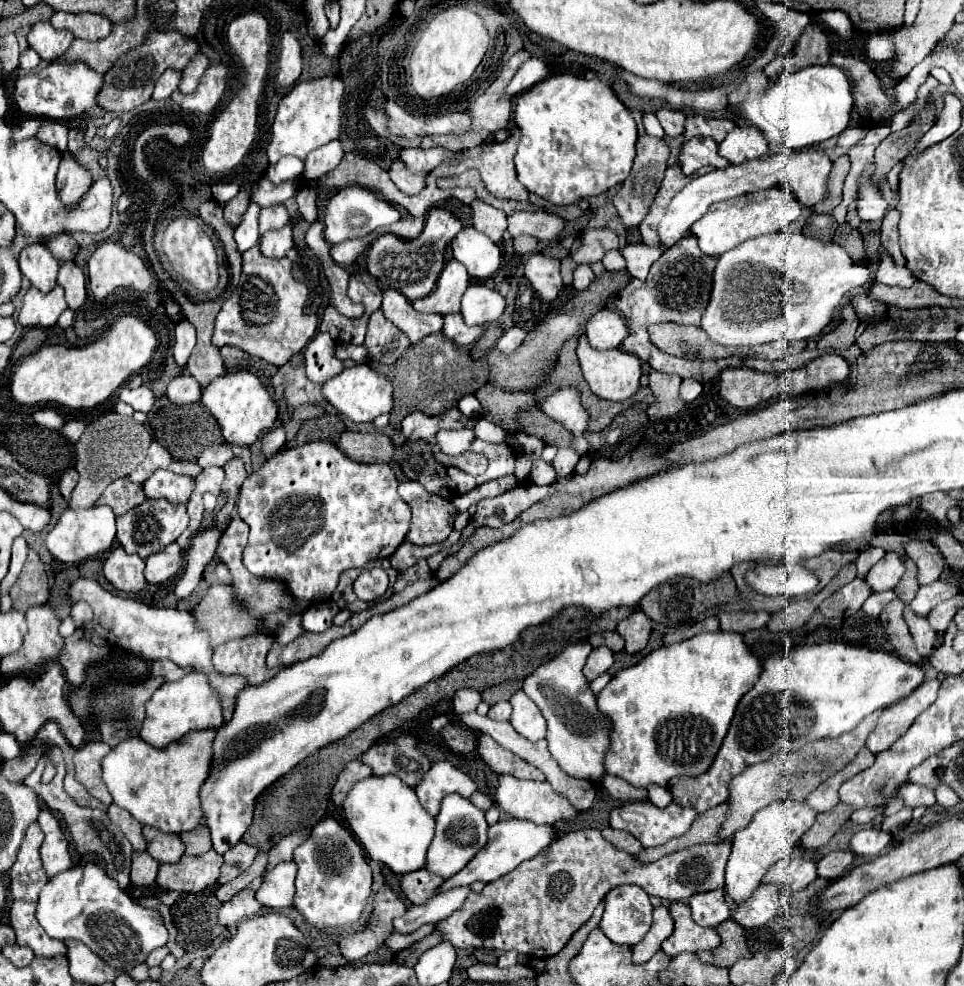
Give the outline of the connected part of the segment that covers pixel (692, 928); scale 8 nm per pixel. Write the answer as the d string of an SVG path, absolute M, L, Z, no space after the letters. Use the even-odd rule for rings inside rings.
M685 902L669 904L671 918L675 922L673 934L661 944L661 950L669 956L677 956L681 952L697 952L697 950L713 950L721 938L713 928L703 928L693 922L691 908Z

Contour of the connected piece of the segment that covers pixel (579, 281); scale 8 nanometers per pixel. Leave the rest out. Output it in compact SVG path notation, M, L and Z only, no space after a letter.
M579 264L579 266L575 268L575 276L573 276L573 286L575 286L575 290L585 290L593 280L595 280L595 274L593 274L591 266Z

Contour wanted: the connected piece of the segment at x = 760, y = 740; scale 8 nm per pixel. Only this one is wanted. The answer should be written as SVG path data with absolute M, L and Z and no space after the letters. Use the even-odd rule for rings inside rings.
M823 642L818 644L798 646L788 653L773 655L761 664L761 676L757 684L739 700L737 712L733 716L731 728L715 756L713 766L709 772L689 778L681 776L669 782L669 792L673 802L679 806L691 806L697 814L703 814L729 798L729 782L739 776L745 768L757 762L769 760L773 754L783 750L785 744L797 740L799 736L807 734L815 724L815 740L823 738L837 738L845 732L851 732L867 714L875 712L877 708L885 708L895 704L897 700L909 696L921 682L923 682L923 668L917 664L907 664L903 658L897 658L887 652L849 646L843 642Z

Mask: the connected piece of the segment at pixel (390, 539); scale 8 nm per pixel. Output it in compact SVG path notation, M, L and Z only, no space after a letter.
M309 442L309 444L303 444L303 446L285 448L277 456L269 458L259 470L255 470L253 474L249 474L247 480L241 484L237 508L239 508L239 516L251 528L251 532L249 532L249 544L247 544L245 552L243 552L243 564L247 566L247 570L251 574L255 574L255 576L261 576L261 578L273 578L273 580L287 582L289 588L291 588L291 592L293 592L293 596L299 598L299 600L307 600L307 602L329 600L329 596L337 588L337 580L339 580L339 574L343 570L361 568L361 566L365 566L373 558L387 558L387 556L391 556L397 550L397 546L405 540L405 534L409 530L409 518L411 518L409 504L403 502L399 498L399 494L397 494L397 476L391 470L389 464L359 464L359 462L353 462L337 446L327 444L327 442Z

